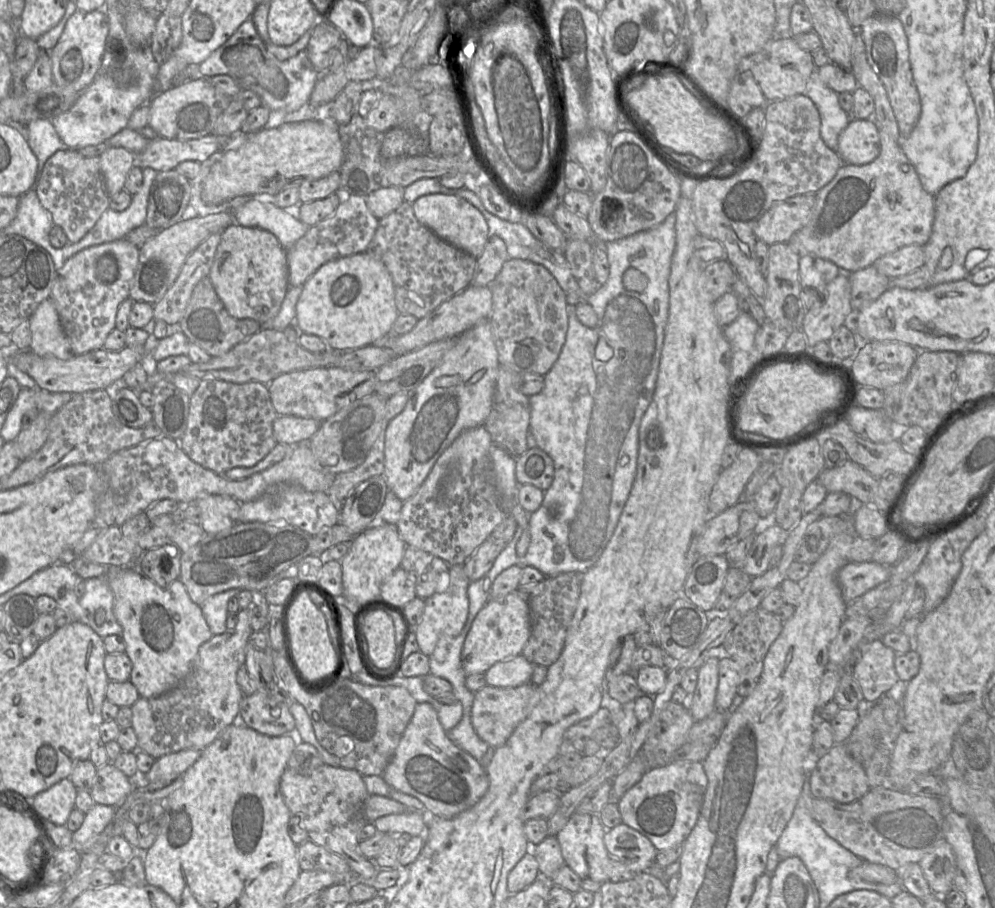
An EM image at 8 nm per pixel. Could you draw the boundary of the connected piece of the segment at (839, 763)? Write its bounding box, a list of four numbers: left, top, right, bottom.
[809,744,870,804]

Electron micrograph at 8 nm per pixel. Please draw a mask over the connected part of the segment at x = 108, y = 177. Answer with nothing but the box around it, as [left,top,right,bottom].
[99,147,136,196]

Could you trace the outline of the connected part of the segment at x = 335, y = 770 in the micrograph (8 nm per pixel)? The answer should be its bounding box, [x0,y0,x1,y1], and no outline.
[280,764,379,883]

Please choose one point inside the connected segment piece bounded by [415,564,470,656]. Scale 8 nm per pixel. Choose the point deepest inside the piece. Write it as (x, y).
(445, 613)

